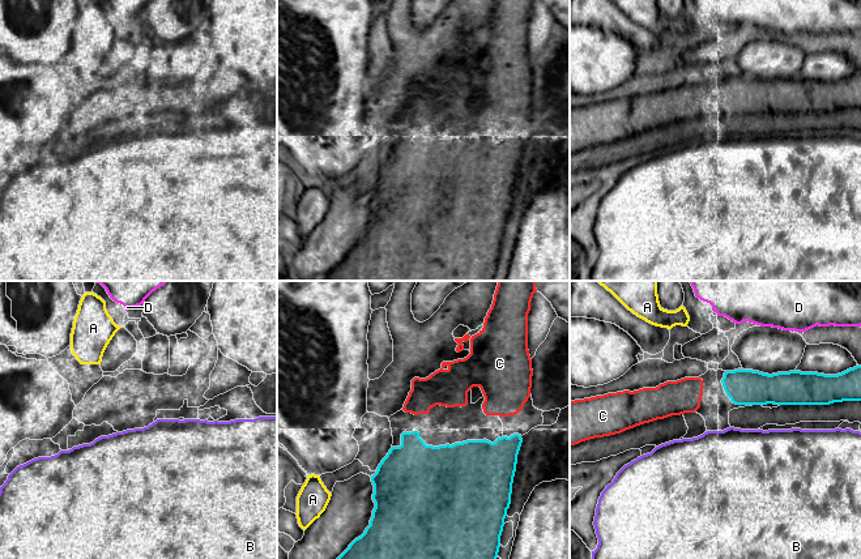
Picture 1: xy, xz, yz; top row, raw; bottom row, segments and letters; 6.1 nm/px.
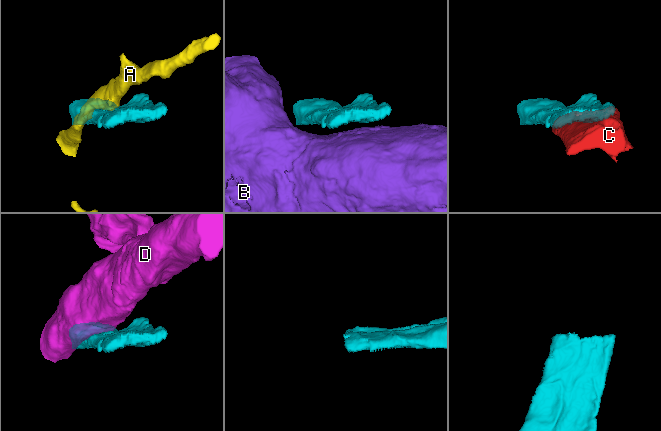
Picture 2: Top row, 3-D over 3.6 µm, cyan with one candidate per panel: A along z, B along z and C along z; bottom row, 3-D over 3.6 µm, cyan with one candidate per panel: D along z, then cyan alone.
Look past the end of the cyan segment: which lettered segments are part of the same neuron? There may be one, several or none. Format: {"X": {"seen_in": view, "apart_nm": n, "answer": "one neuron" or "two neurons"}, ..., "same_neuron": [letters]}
{"A": {"seen_in": "xz", "apart_nm": 260, "answer": "two neurons"}, "B": {"seen_in": "yz", "apart_nm": 140, "answer": "two neurons"}, "C": {"seen_in": "xz", "apart_nm": 100, "answer": "one neuron"}, "D": {"seen_in": "yz", "apart_nm": 240, "answer": "two neurons"}, "same_neuron": ["C"]}

